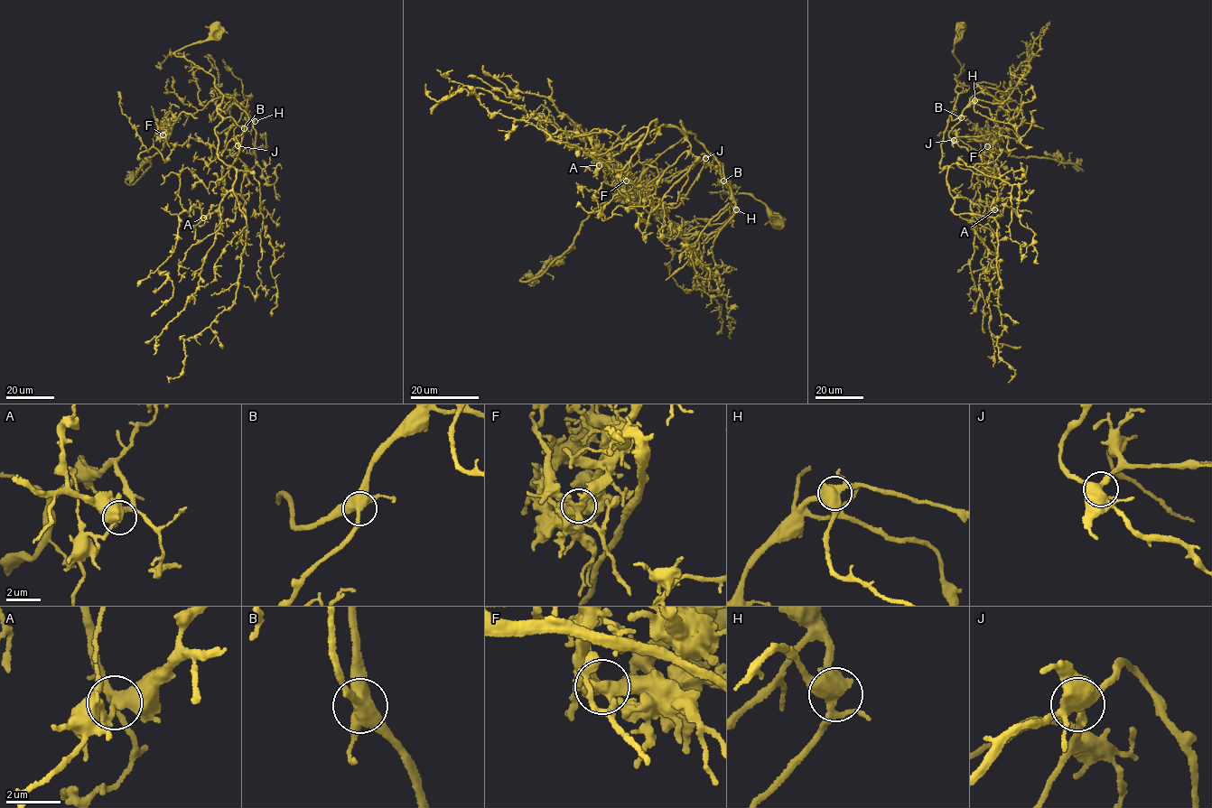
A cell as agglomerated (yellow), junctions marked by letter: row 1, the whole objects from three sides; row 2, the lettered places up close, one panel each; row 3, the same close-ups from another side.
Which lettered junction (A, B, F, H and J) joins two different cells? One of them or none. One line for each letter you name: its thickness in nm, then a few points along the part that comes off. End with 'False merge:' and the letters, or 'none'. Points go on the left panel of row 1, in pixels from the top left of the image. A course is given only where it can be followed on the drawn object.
F: 360 nm | (163, 134), (166, 131), (169, 134), (163, 147), (149, 157), (144, 171), (141, 165), (133, 175), (126, 171)
False merge: F

